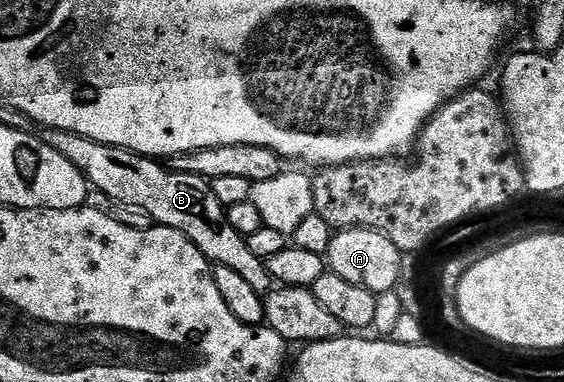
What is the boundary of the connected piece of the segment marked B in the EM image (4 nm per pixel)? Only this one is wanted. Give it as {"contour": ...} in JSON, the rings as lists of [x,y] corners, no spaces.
{"contour":[[[47,128],[41,133],[42,141],[54,150],[60,150],[64,158],[86,173],[91,185],[98,188],[110,200],[118,204],[127,204],[130,208],[139,208],[151,216],[155,225],[171,228],[184,234],[206,255],[214,266],[228,266],[228,270],[236,270],[241,274],[252,290],[263,294],[271,291],[272,281],[266,261],[257,256],[249,248],[247,237],[232,230],[232,222],[228,222],[226,205],[216,198],[211,181],[203,176],[176,172],[173,167],[164,165],[152,156],[141,156],[127,148],[108,146],[100,142],[92,142],[83,136],[77,136],[64,130]]]}

